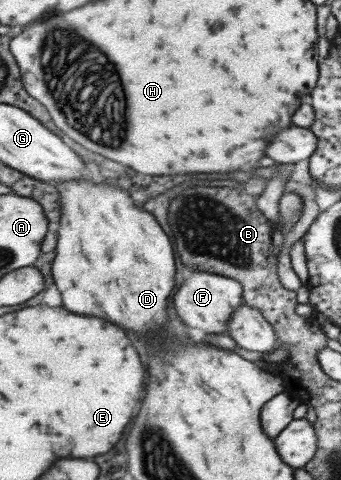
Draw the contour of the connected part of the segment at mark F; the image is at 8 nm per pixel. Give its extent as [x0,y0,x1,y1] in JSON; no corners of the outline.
[171,269,244,335]

